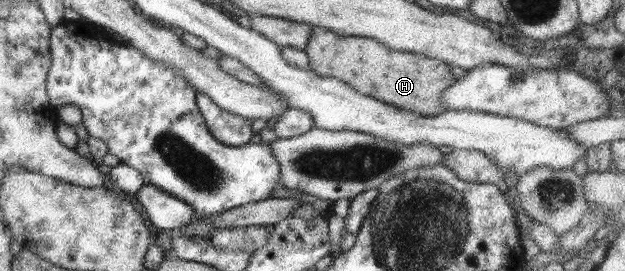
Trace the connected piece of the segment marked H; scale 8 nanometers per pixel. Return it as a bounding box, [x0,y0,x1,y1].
[302,27,456,117]

